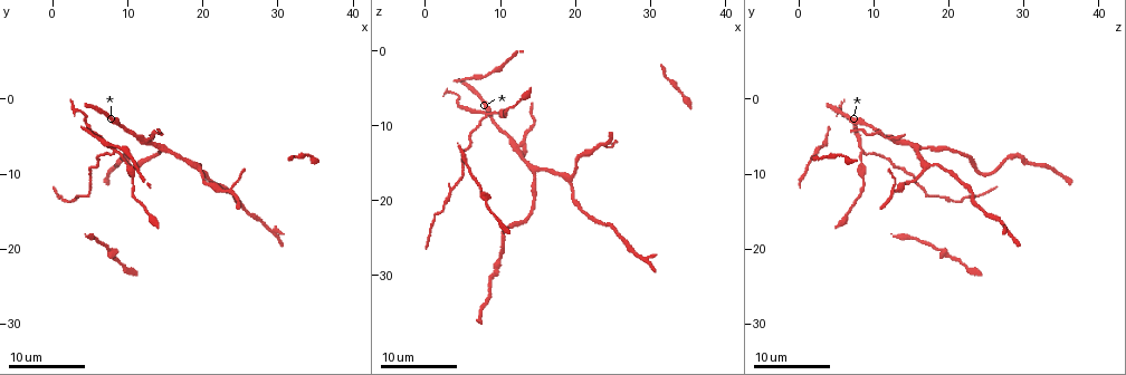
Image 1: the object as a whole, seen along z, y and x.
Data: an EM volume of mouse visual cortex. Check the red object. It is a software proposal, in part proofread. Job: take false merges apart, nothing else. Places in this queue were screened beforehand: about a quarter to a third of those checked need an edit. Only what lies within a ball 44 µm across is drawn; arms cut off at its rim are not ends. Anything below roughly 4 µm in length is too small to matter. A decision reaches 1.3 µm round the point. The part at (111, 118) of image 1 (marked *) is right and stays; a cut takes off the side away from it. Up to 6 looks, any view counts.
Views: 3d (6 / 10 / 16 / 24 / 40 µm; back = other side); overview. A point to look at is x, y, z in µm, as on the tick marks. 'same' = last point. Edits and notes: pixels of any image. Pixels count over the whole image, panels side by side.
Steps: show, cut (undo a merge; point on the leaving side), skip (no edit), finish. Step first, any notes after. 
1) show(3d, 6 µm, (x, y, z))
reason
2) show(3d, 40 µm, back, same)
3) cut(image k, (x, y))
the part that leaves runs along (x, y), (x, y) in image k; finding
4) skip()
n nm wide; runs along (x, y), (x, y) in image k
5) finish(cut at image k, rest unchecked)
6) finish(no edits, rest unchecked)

show(3d, 10 µm, (19.0, 9.0, 17.5))
three-way junction

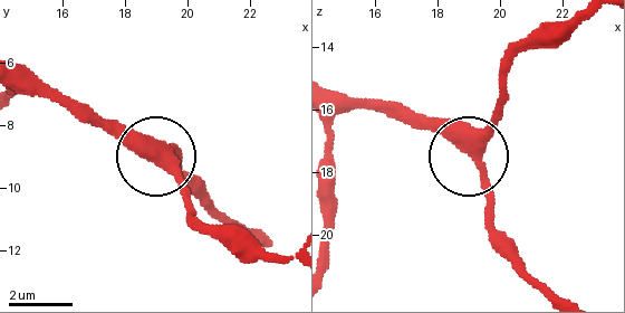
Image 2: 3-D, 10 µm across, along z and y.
skip()
runs along (335, 93), (406, 112), (446, 133), (476, 166), (494, 243) in image 2; all the same neuron

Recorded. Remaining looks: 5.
show(3d, 10 µm, (13.0, 5.0, 12.5))

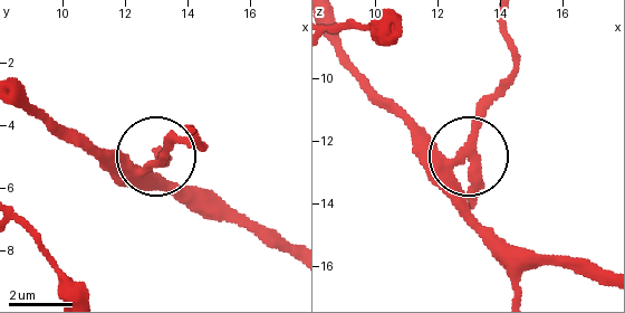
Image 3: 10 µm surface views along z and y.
show(3d, 6 µm, (13.0, 5.2, 12.3))

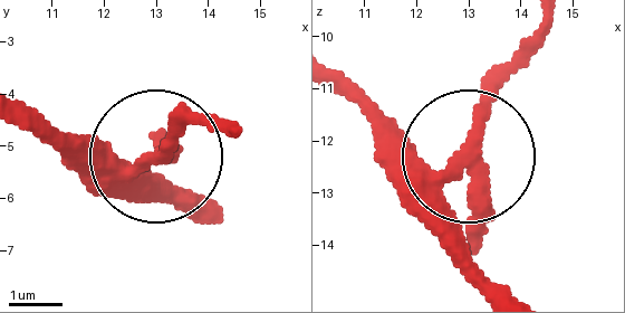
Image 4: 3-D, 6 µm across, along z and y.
cut(image 4, (162, 135))
the part that leaves runs along (442, 171), (531, 28) in image 4; a second neuron is stuck on

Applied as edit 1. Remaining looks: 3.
show(overview)
see it whole again

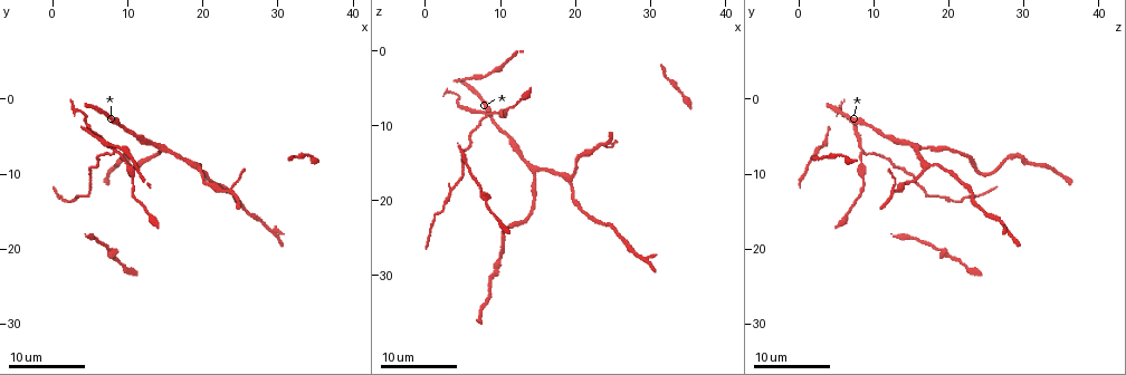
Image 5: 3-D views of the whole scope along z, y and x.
show(3d, 10 µm, (8.5, 7.0, 8.5))
three arms meet

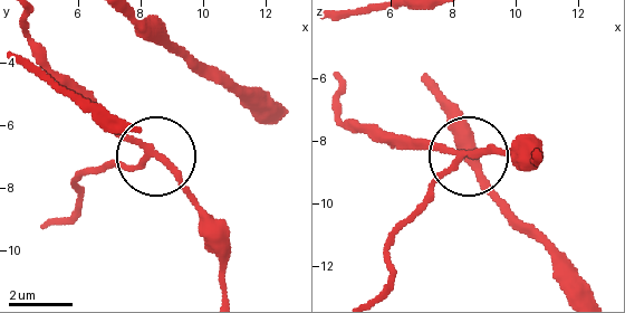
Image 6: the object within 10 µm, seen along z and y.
cut(image 6, (116, 163))
3 arms; the part that leaves runs along (142, 161), (80, 174), (76, 201), (59, 220) in image 6; two neurons meet here

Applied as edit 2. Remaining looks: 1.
finish(cut at image 4, cut at image 6, rest unchecked)

